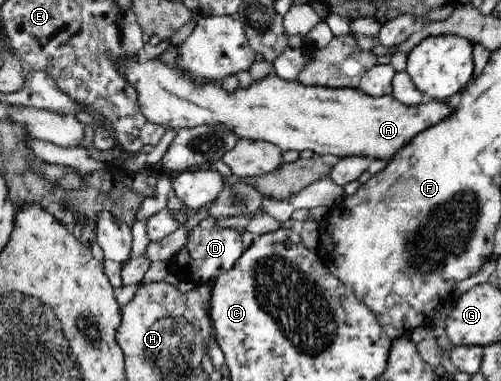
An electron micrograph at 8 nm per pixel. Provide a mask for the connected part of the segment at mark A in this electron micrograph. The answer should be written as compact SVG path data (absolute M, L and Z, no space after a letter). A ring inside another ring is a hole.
M138 55L121 57L119 66L121 66L119 72L137 90L141 112L151 124L175 131L179 128L195 128L201 125L220 125L233 131L240 139L267 141L279 147L282 152L309 150L328 158L365 157L372 160L385 160L388 163L395 157L395 153L411 142L411 139L429 127L442 123L445 118L454 115L455 112L455 108L445 101L432 99L428 103L407 106L392 95L371 97L360 88L307 86L297 80L281 79L275 73L259 81L253 81L246 88L238 87L234 92L227 92L221 88L222 81L196 83L177 69L175 64L164 64L158 57L149 59L147 62L139 60Z

